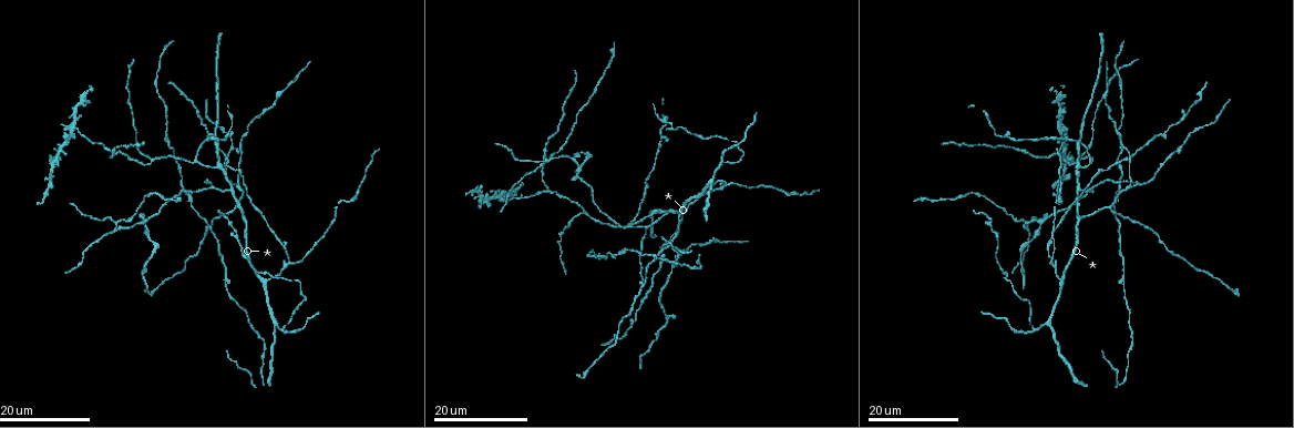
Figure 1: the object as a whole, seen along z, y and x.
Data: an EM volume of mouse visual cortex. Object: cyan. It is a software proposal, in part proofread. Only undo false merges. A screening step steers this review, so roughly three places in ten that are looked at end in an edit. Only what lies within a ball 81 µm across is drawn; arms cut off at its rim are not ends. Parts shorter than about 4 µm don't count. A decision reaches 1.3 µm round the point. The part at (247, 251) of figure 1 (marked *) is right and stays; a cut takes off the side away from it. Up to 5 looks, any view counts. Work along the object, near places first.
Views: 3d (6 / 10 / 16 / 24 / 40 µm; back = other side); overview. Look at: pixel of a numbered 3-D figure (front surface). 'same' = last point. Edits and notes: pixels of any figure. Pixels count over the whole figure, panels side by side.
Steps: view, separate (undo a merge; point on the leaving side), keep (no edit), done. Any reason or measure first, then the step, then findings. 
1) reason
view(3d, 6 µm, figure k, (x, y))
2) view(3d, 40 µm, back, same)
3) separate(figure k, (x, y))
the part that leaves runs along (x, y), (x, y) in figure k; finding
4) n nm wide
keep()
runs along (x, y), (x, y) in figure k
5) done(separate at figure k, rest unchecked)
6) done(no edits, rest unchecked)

a fork
view(3d, 24 µm, figure 1, (232, 190))

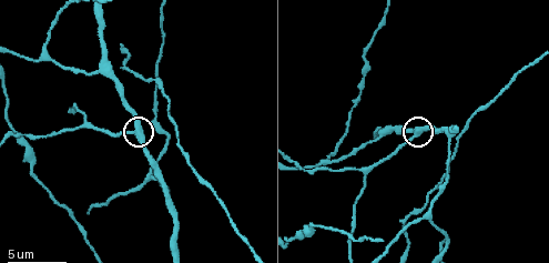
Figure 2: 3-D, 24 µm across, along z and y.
zoom in
view(3d, 10 µm, figure 2, (412, 135))

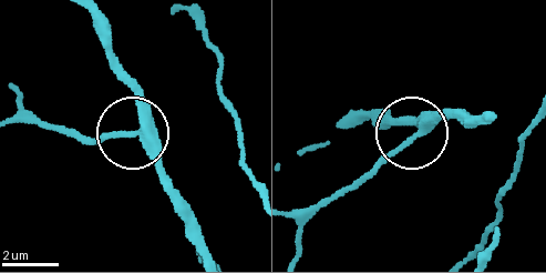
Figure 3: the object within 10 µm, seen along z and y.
310 nm wide
keep()
runs along (209, 253), (193, 210), (141, 138), (141, 95), (129, 76) in figure 3; continuous, no second neuron

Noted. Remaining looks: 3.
branch point
view(3d, 24 µm, figure 1, (1041, 222))

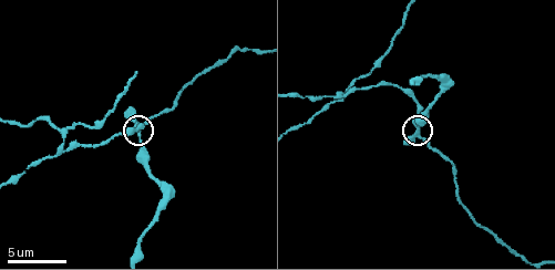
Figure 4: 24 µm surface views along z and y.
zoom in
view(3d, 10 µm, figure 4, (420, 128))

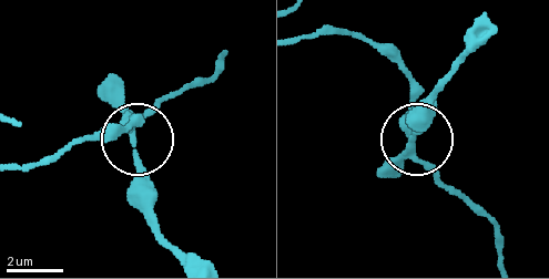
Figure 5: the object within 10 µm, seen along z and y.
3 arms
separate(figure 5, (134, 157))
the part that leaves runs along (405, 148), (422, 106), (464, 53) in figure 5; a second neuron is stuck on

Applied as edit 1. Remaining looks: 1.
three-way junction
view(3d, 16 µm, figure 4, (60, 147))

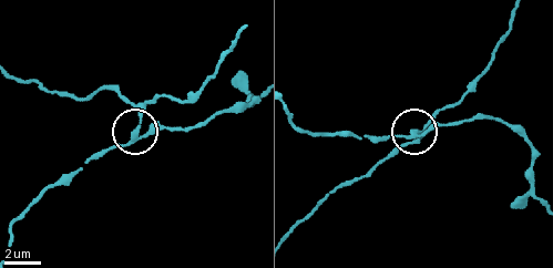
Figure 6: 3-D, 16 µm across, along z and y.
separate(figure 6, (142, 114))
the part that leaves runs along (132, 137), (145, 105), (169, 94), (187, 98), (238, 33) in figure 6; a second neuron is stuck on

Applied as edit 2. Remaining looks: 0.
done(separate at figure 5, separate at figure 6, rest unchecked)

